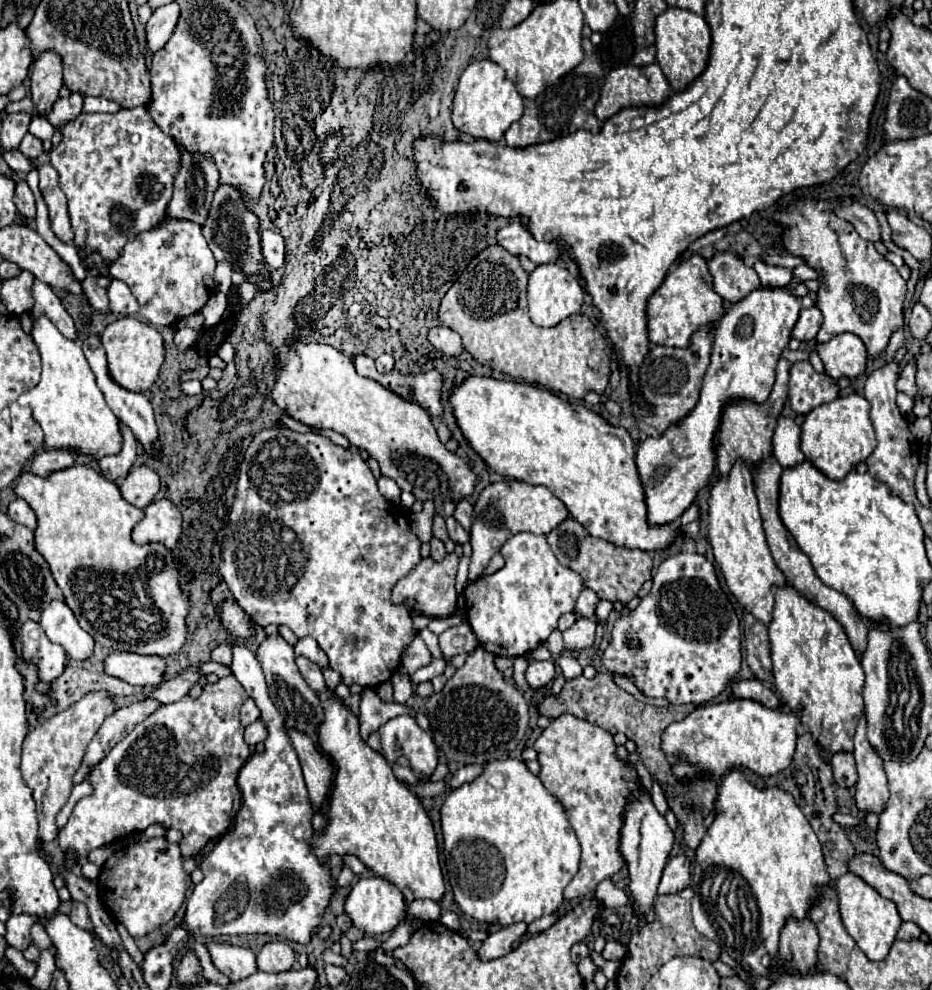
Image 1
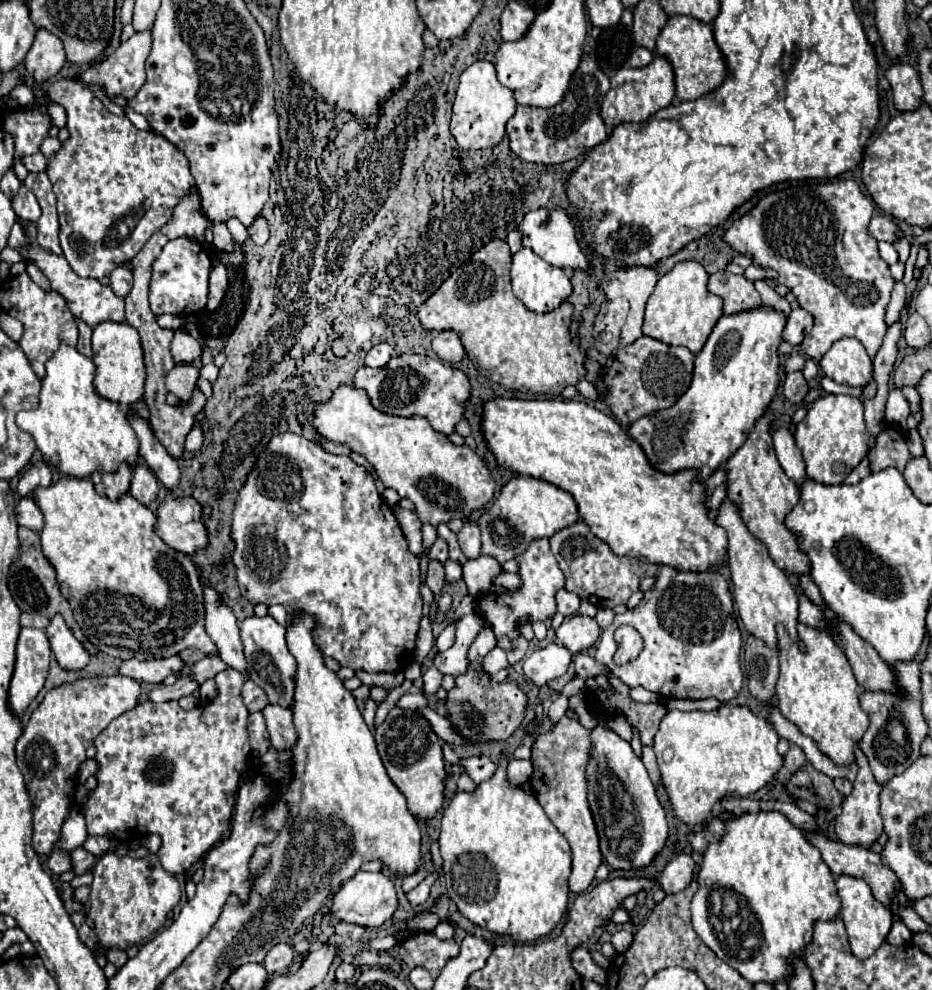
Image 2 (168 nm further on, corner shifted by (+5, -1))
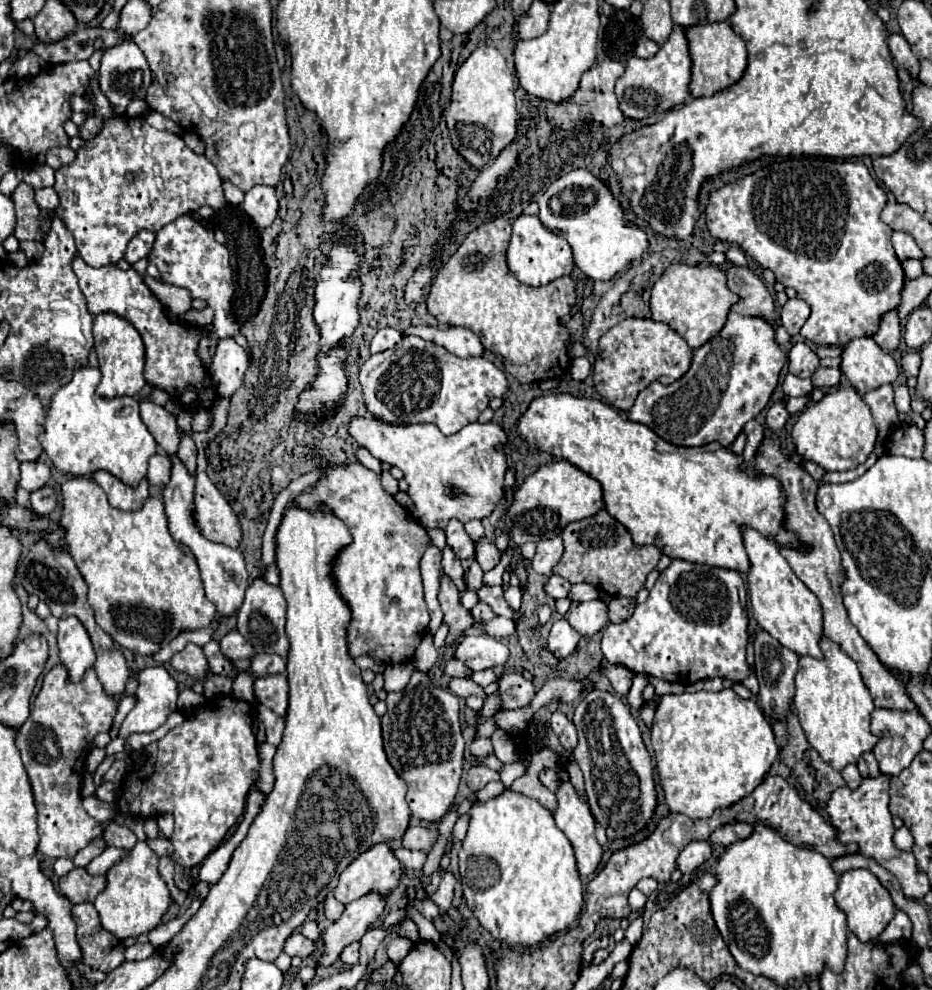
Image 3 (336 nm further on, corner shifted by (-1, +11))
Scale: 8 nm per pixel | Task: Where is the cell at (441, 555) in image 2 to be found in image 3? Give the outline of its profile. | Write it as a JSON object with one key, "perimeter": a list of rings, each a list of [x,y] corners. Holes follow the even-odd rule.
{"perimeter":[[[446,546],[446,548],[442,550],[442,568],[444,568],[444,574],[450,576],[460,590],[464,590],[464,580],[462,580],[464,570],[462,570],[460,560],[458,560],[458,556],[454,554],[454,550],[450,550],[450,546]]]}

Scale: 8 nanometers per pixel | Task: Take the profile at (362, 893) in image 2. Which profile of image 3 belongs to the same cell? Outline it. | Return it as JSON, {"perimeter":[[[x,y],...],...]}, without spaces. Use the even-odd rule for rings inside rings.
{"perimeter":[[[376,844],[362,852],[342,874],[334,888],[334,898],[342,904],[350,904],[370,892],[378,896],[390,896],[402,876],[400,862],[392,856],[390,844]]]}

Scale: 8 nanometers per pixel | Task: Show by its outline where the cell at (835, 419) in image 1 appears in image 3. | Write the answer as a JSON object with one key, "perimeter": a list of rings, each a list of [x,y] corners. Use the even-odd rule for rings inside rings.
{"perimeter":[[[838,386],[824,394],[820,402],[808,404],[792,430],[792,440],[796,444],[796,452],[804,460],[814,460],[826,472],[850,470],[862,464],[876,442],[878,430],[870,412],[870,406],[862,400],[862,396],[852,386]]]}

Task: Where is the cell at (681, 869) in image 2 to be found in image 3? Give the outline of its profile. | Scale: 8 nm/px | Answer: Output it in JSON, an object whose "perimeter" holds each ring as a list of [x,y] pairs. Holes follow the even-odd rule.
{"perimeter":[[[690,842],[678,856],[678,870],[682,874],[690,874],[694,872],[702,862],[706,862],[710,858],[712,850],[710,850],[710,844],[708,842]]]}

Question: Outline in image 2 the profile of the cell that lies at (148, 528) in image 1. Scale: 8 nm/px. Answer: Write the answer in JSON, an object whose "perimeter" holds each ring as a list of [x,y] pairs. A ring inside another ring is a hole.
{"perimeter":[[[168,498],[158,510],[158,532],[168,546],[194,554],[208,548],[208,530],[202,522],[202,506],[194,498]]]}

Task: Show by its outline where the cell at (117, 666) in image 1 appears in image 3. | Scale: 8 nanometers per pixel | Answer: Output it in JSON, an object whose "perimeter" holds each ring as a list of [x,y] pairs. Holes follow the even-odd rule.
{"perimeter":[[[186,644],[182,652],[176,652],[170,658],[170,666],[178,672],[190,674],[194,678],[204,678],[208,674],[206,670],[206,658],[202,654],[202,648],[196,644]]]}

